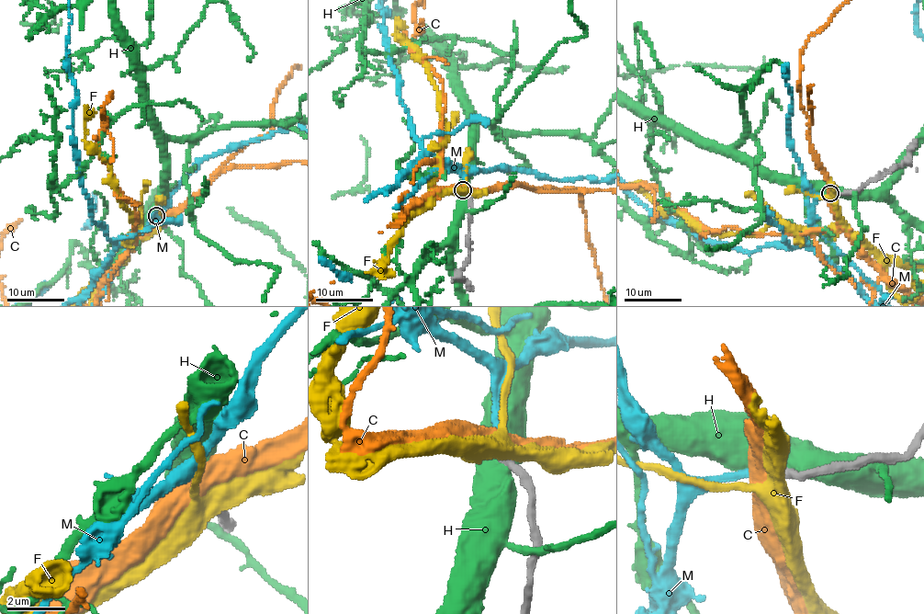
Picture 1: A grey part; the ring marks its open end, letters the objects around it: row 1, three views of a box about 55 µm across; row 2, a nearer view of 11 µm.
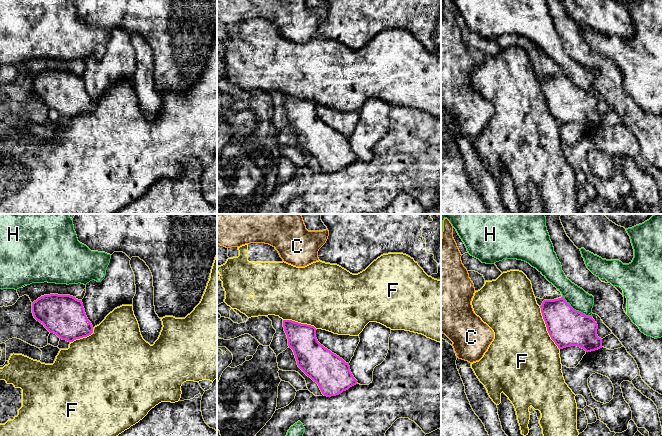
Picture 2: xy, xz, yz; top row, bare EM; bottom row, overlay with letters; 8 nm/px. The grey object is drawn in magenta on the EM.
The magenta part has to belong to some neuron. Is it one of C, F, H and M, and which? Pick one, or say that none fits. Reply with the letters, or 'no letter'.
M

